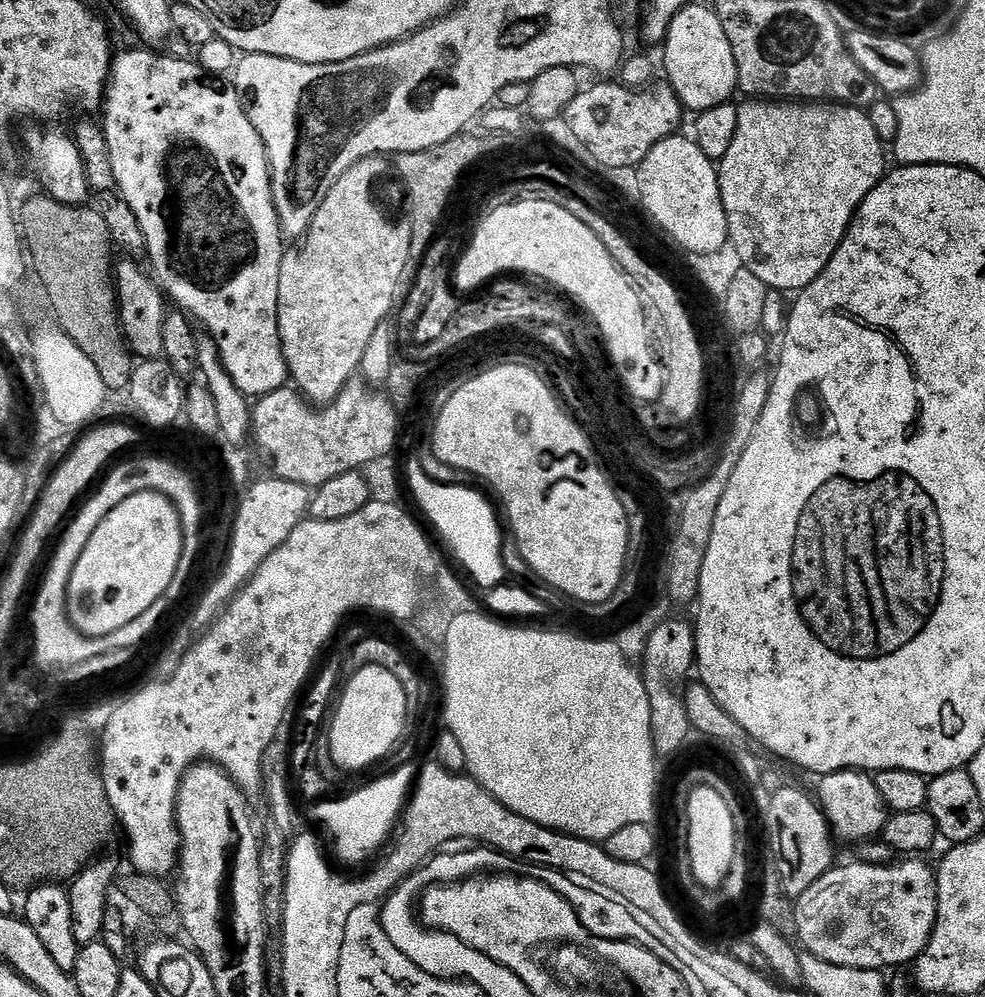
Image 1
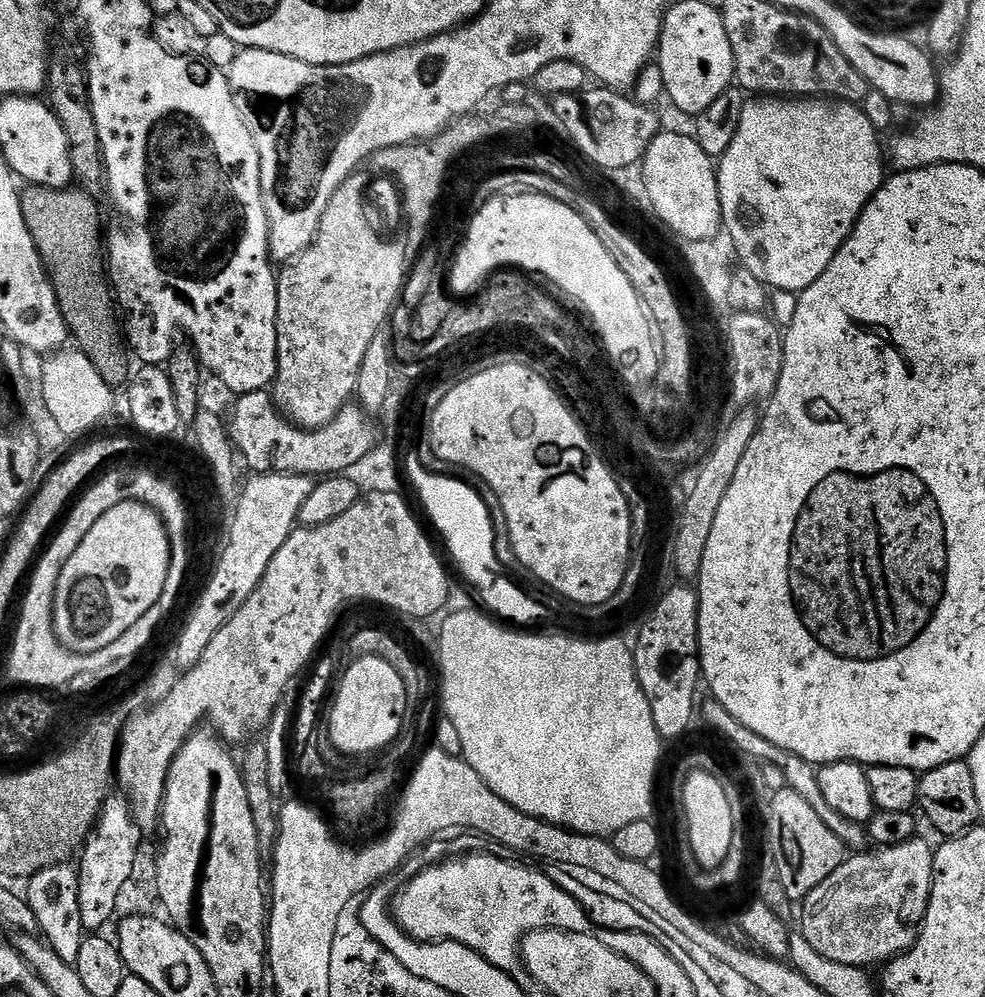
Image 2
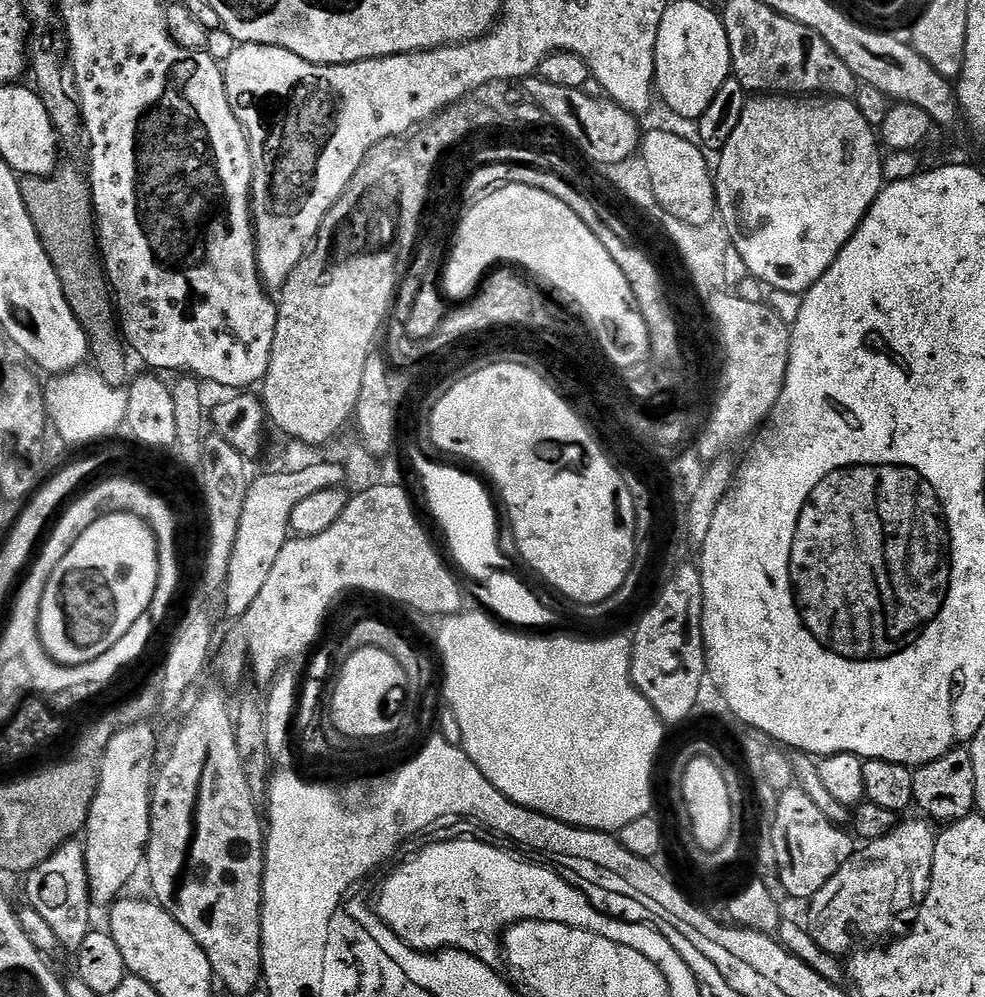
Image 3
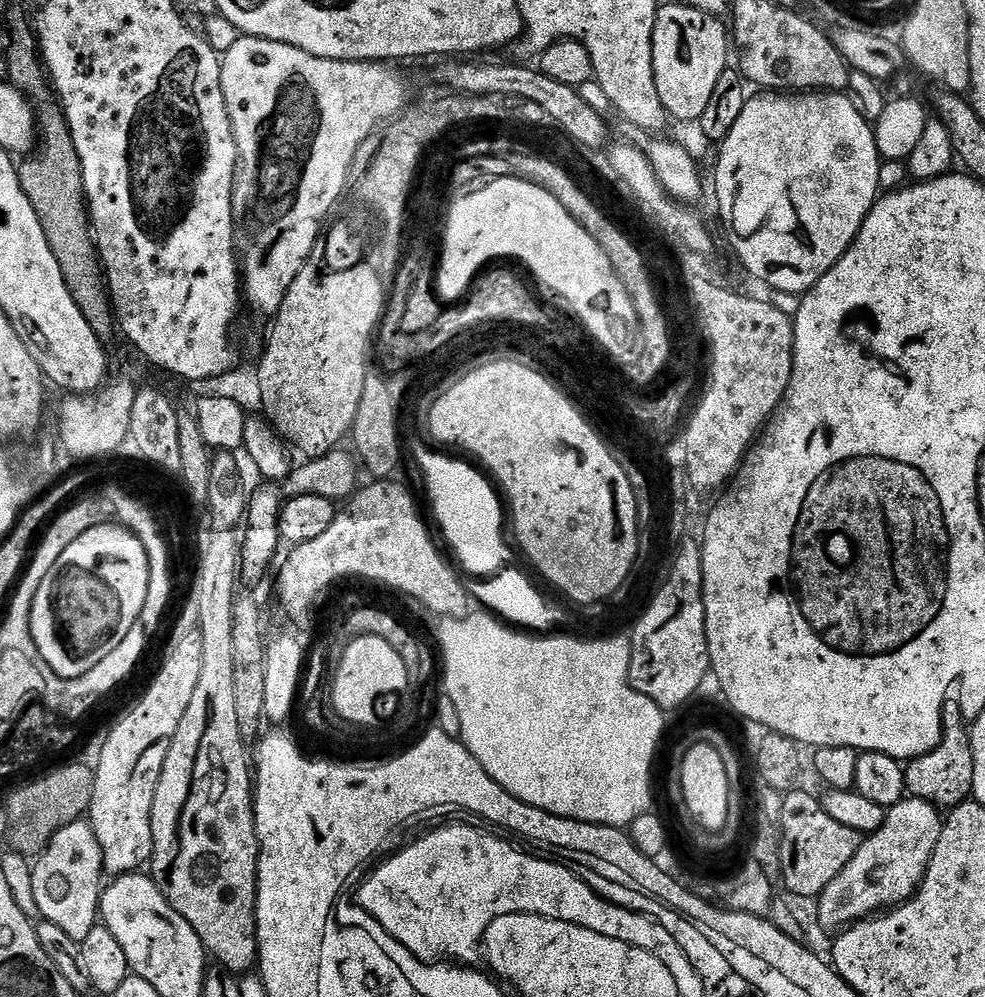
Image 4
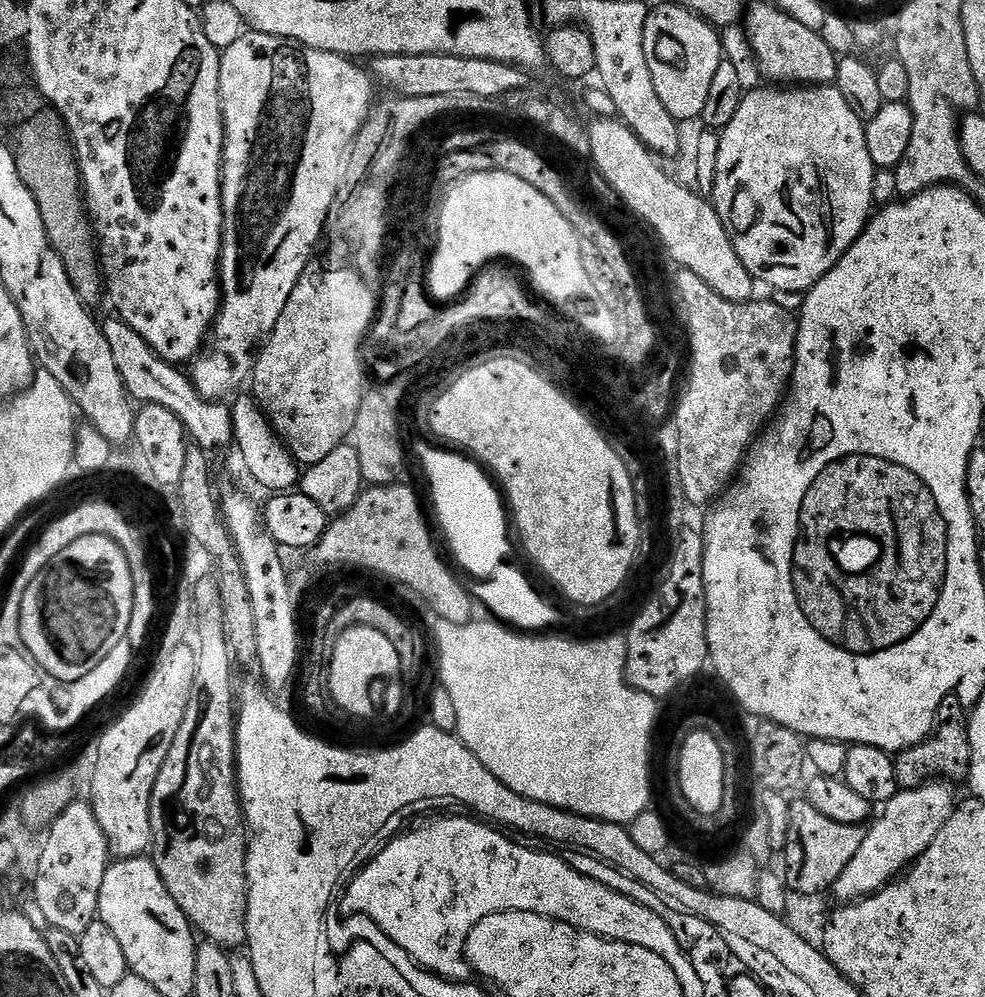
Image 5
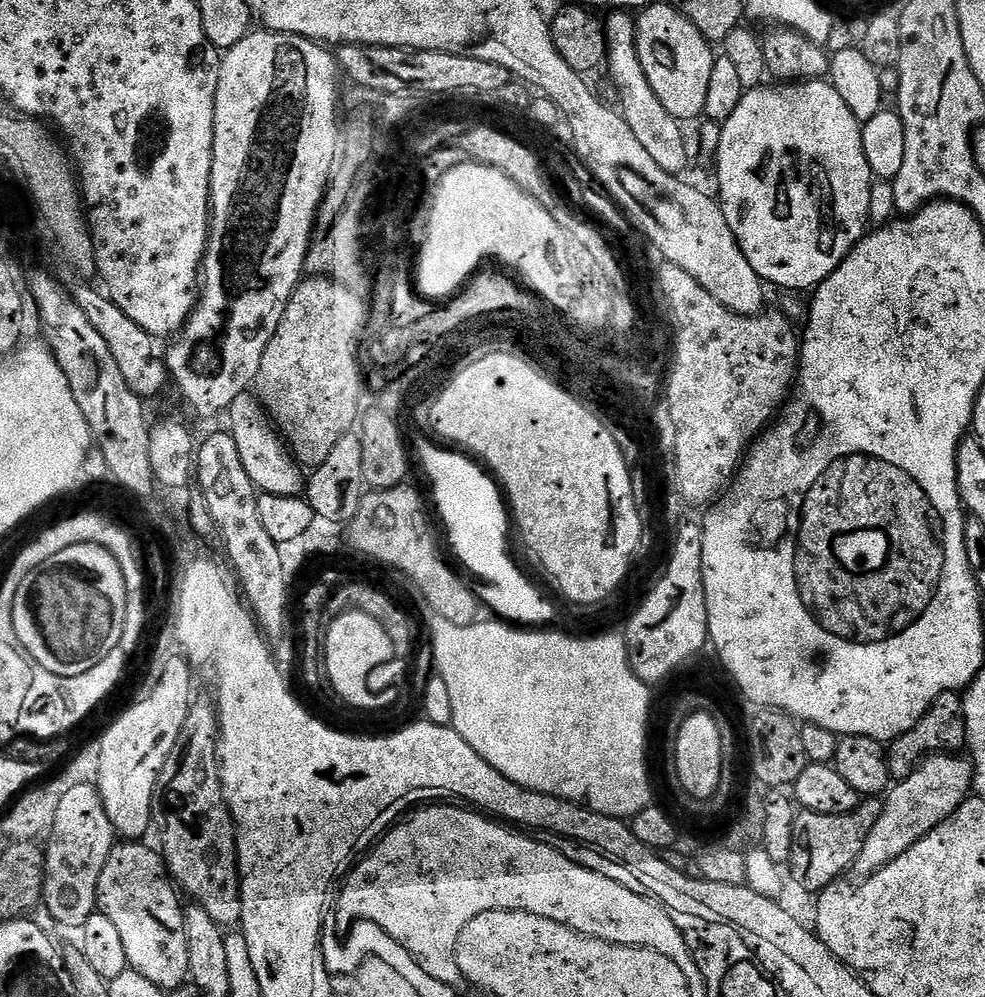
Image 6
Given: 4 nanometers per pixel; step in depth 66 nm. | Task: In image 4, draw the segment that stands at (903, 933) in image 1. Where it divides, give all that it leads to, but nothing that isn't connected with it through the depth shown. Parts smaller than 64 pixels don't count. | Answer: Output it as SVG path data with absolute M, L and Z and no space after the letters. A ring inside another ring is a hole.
M905 798L887 809L880 829L861 839L858 854L846 862L846 870L818 897L816 916L821 926L843 930L857 920L904 904L924 880L934 846L938 846L941 827L941 809L925 800Z

